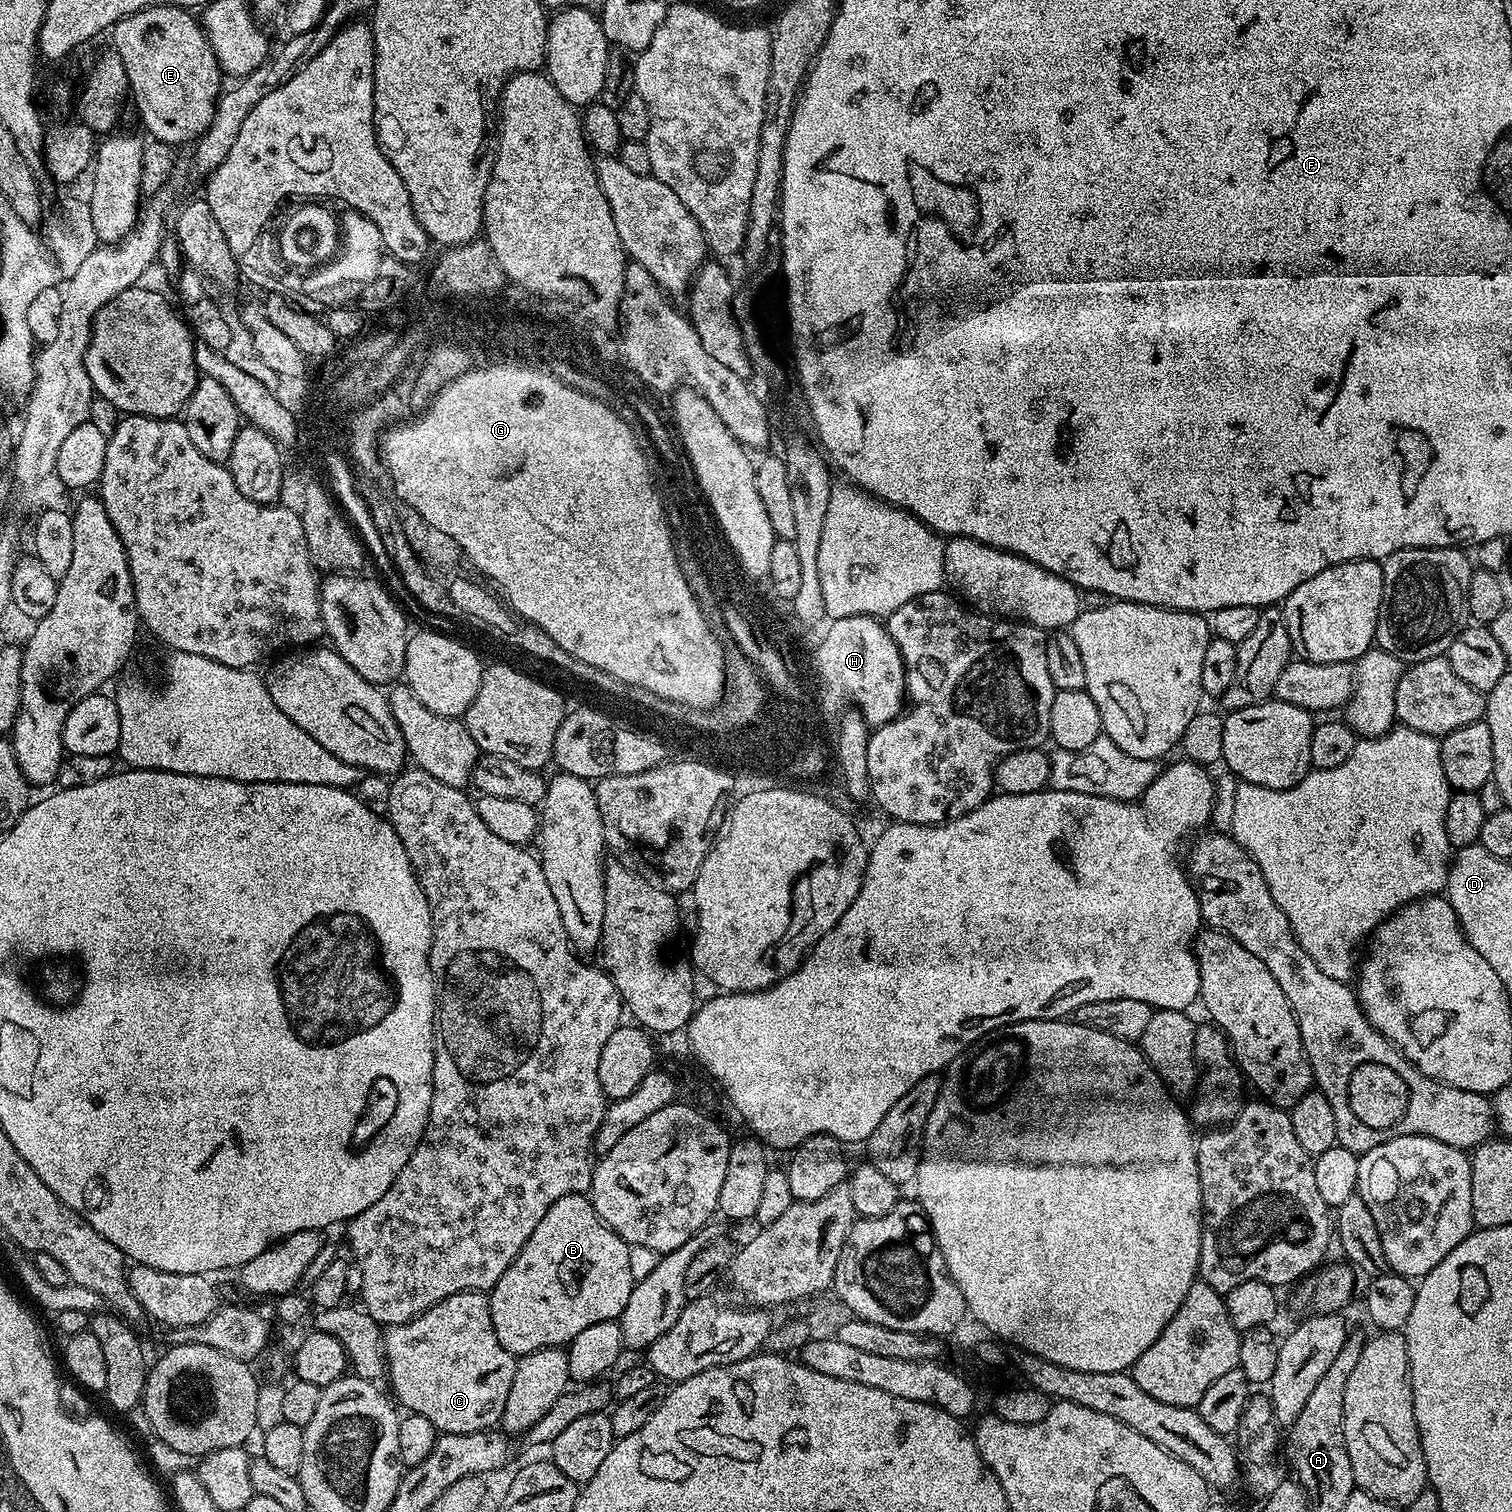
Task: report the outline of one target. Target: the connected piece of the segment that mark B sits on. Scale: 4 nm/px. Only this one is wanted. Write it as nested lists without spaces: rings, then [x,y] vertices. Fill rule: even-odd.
[[[587,1195],[563,1196],[546,1210],[518,1258],[490,1290],[494,1334],[517,1358],[543,1348],[564,1348],[597,1322],[619,1321],[633,1285],[630,1245],[602,1222]]]

